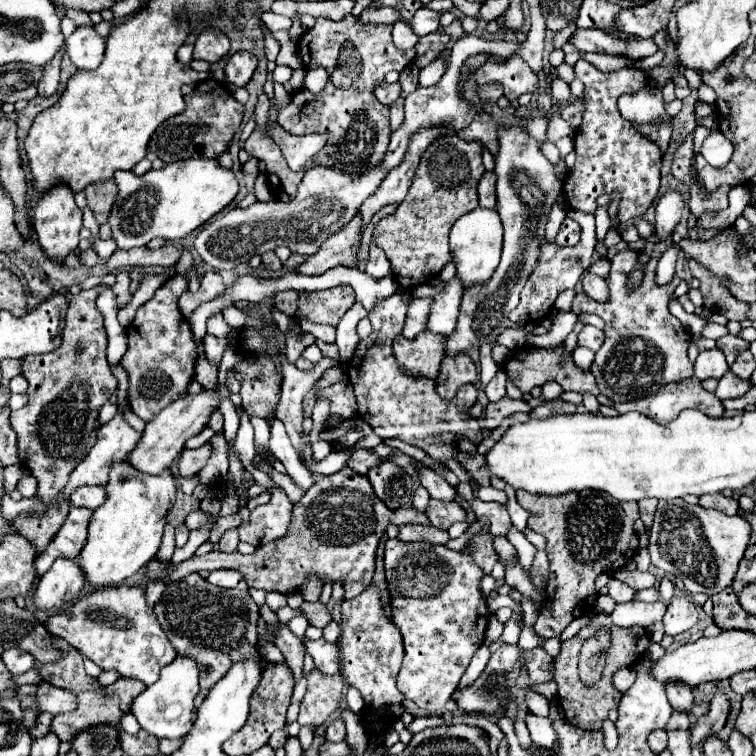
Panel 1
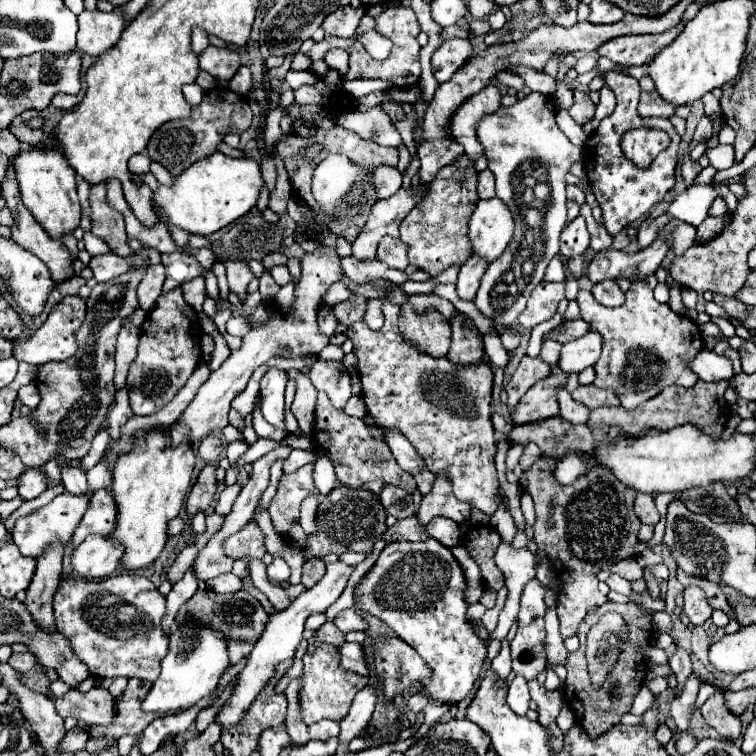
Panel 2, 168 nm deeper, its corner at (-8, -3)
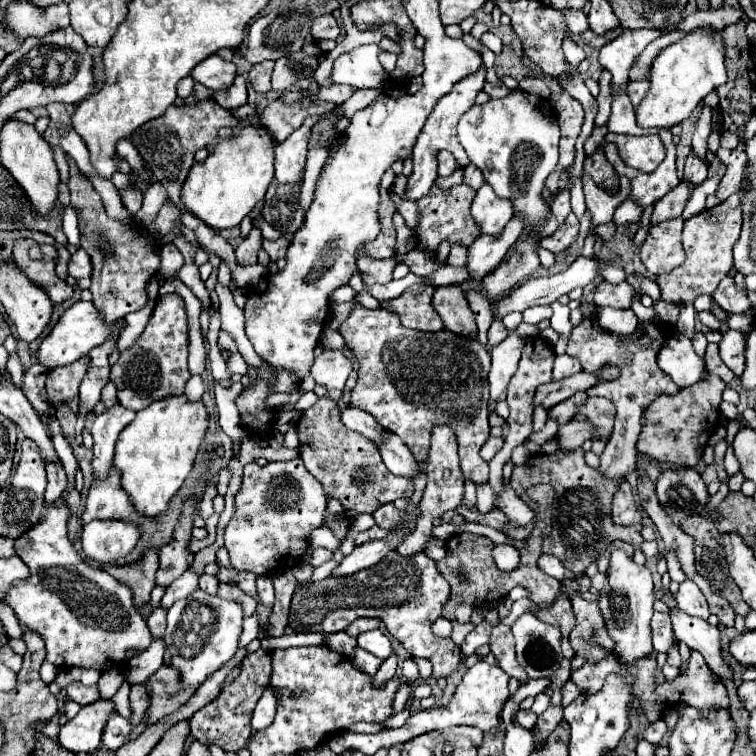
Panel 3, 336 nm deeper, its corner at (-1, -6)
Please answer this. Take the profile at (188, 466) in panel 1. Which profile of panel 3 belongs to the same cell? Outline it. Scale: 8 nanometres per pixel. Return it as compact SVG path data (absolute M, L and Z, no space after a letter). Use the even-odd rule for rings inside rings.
M187 500L183 504L183 512L179 518L179 526L171 544L159 550L159 570L157 570L157 586L167 588L173 580L177 580L193 562L193 554L187 550L187 542L191 538L193 520L191 514L195 512L195 500Z

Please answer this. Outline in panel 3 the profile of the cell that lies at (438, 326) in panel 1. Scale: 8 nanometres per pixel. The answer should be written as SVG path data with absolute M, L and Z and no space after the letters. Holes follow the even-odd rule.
M515 216L515 218L509 220L509 224L505 226L505 230L501 234L497 234L497 238L489 238L487 234L479 236L475 240L475 244L469 246L467 266L471 270L471 276L479 280L491 268L495 268L503 260L505 252L513 246L513 242L517 242L523 226L525 226L523 216Z

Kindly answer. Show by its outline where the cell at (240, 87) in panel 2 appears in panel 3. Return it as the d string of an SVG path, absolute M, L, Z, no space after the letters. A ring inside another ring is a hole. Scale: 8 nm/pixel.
M237 76L231 88L221 90L221 92L215 92L213 98L215 98L215 102L219 102L227 110L243 106L247 102L247 84L245 84L245 78L243 76Z

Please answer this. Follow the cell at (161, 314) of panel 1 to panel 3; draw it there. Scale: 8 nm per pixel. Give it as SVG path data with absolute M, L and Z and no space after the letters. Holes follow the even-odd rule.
M179 294L159 296L143 334L127 350L123 350L117 364L111 366L111 382L117 386L119 404L139 412L155 400L161 400L169 394L181 394L191 378L187 370L187 346L189 328L183 298Z

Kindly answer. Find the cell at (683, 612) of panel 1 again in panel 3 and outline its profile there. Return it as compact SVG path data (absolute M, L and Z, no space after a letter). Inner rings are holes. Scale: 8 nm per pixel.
M685 580L679 586L679 592L675 594L675 600L677 600L679 610L685 610L689 616L697 616L697 618L705 618L707 620L709 614L711 614L709 608L707 608L705 596L697 588L697 584L691 582L691 580Z

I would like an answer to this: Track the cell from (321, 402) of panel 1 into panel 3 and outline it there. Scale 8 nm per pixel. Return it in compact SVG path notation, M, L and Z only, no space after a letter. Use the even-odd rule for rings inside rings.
M323 350L309 370L317 384L323 384L329 390L331 400L339 400L343 394L343 386L353 370L351 360L345 356L343 350Z

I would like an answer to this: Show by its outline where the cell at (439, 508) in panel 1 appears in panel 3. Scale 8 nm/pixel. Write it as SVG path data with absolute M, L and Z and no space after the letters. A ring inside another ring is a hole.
M433 426L431 434L431 448L429 448L429 458L425 462L427 470L427 488L421 498L421 518L417 522L417 528L411 532L411 536L397 548L401 556L413 556L417 552L423 552L425 544L431 538L431 528L433 528L433 518L439 518L443 512L457 508L463 502L463 474L461 474L461 464L457 456L457 436L449 426Z

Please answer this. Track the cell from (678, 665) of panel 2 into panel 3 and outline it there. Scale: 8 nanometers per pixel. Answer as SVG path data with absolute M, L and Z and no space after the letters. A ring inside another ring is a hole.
M655 614L651 620L653 628L653 646L657 652L667 652L673 644L673 630L671 630L671 618L667 614Z

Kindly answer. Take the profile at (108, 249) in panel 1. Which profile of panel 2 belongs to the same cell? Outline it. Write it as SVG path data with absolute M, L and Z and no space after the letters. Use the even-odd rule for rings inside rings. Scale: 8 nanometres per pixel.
M84 233L84 245L90 255L106 255L108 253L108 243L102 243L102 239L92 233Z

